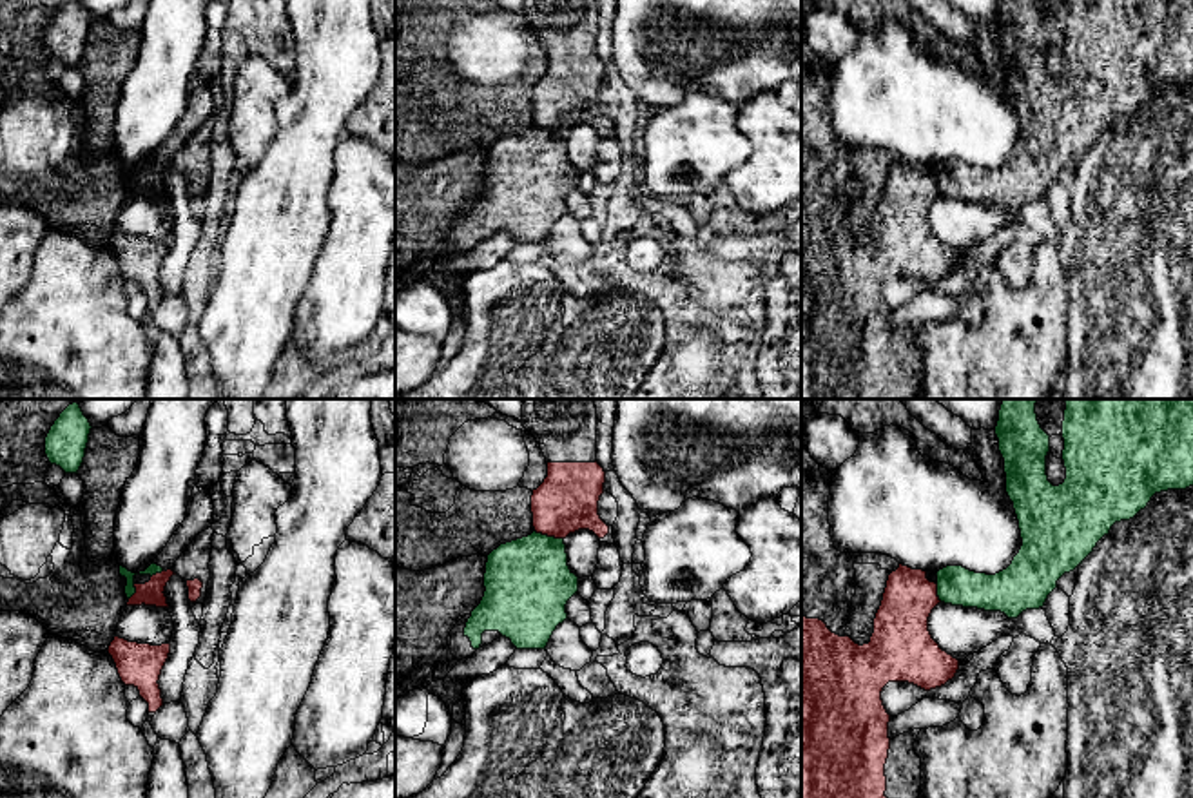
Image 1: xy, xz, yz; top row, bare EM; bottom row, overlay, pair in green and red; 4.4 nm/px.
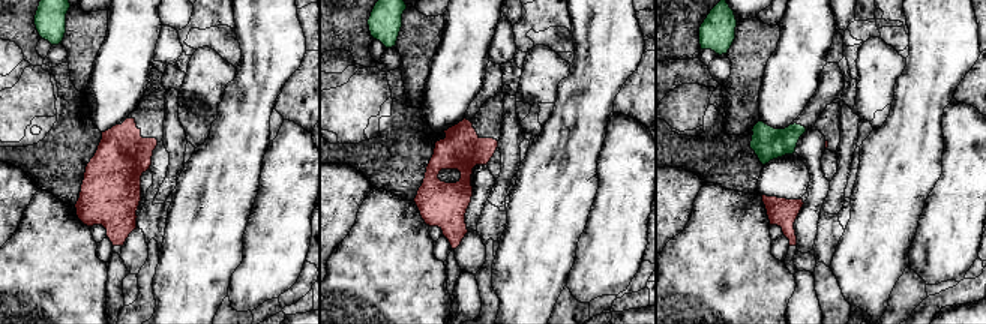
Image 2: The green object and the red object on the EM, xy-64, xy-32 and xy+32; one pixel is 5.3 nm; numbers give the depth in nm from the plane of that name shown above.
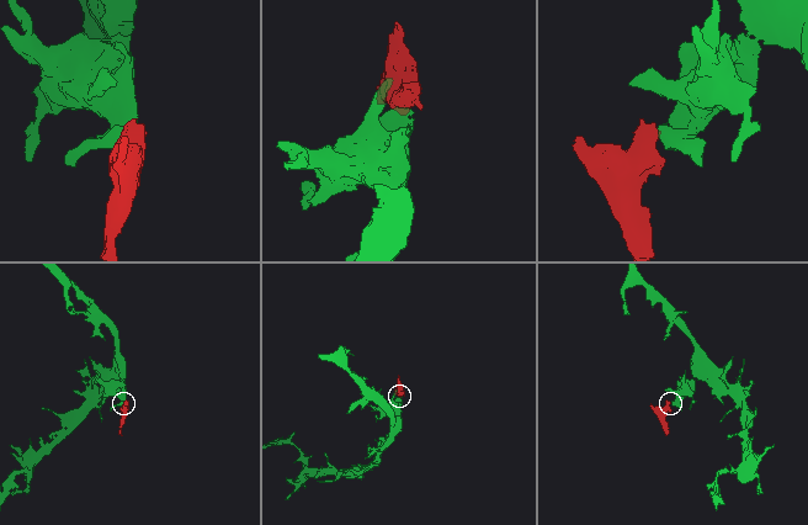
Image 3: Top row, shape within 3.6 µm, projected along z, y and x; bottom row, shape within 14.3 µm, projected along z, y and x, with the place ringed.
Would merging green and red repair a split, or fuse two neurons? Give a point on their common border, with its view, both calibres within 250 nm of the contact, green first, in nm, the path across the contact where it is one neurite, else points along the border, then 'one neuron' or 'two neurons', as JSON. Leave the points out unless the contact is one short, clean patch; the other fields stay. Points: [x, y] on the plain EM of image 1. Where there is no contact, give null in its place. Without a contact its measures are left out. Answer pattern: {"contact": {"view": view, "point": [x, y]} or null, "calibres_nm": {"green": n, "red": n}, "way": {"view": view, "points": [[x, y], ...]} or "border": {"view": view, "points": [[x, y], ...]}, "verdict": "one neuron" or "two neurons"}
{"contact": {"view": "xz", "point": [550, 131]}, "calibres_nm": {"green": 380, "red": 280}, "border": {"view": "xz", "points": [[535, 124], [562, 133]]}, "verdict": "two neurons"}

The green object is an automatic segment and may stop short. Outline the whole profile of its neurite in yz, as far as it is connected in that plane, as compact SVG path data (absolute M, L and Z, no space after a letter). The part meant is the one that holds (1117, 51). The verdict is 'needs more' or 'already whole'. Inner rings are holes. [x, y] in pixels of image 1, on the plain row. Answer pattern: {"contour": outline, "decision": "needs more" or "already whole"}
{"contour": "M1001 0L995 29L1023 140L1012 158L995 169L975 167L963 160L939 163L937 190L945 198L1001 205L1008 212L1017 212L1026 203L1039 203L1057 181L1057 174L1082 158L1115 116L1133 112L1155 87L1193 80L1193 0L1066 0L1062 15L1066 73L1059 80L1053 80L1046 69L1050 29L1041 22L1035 0Z", "decision": "already whole"}

